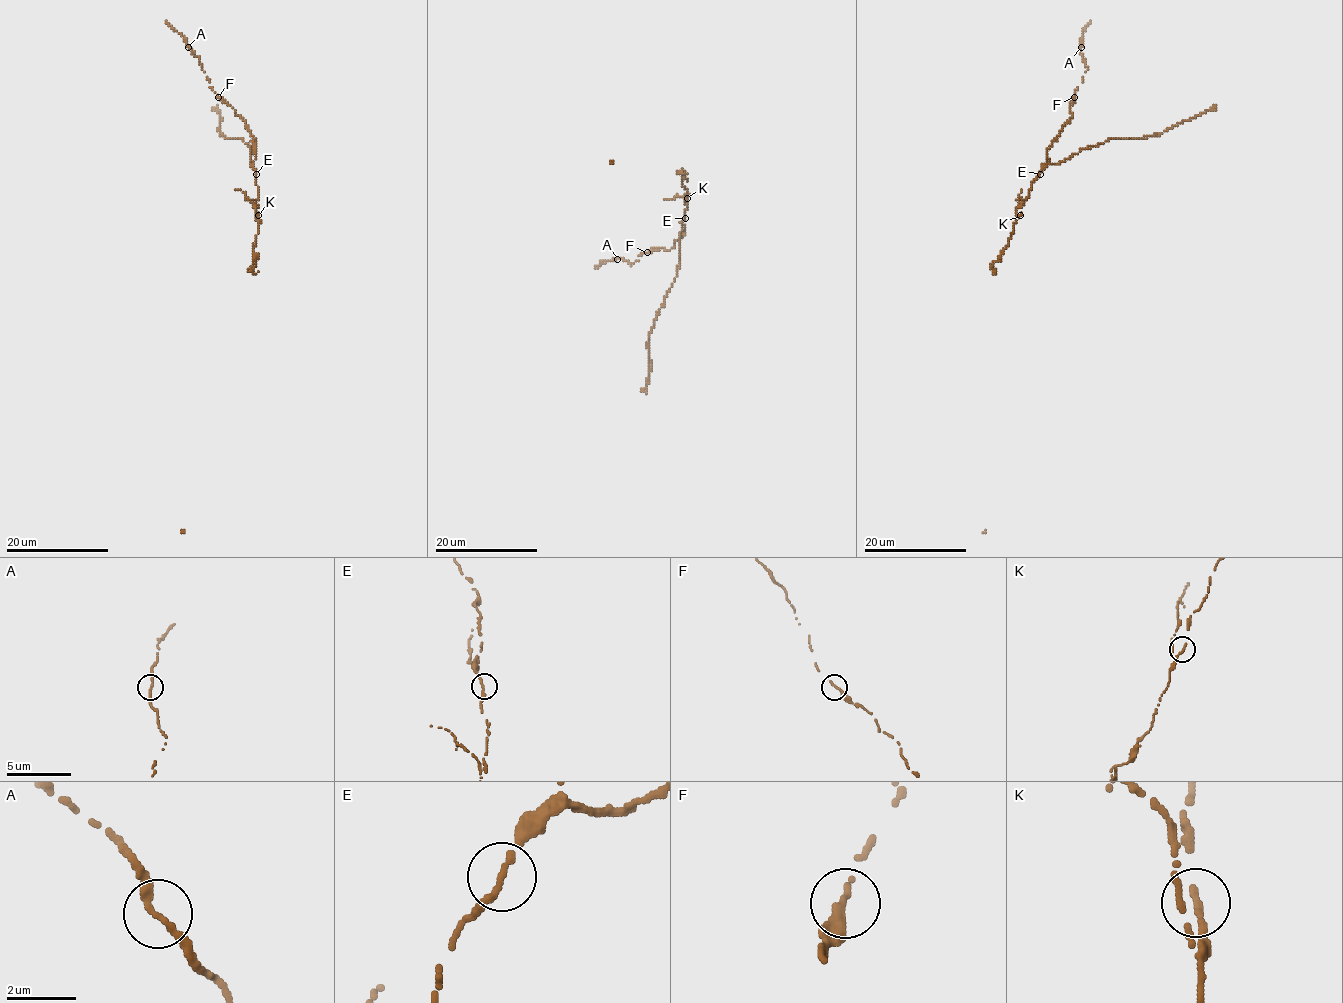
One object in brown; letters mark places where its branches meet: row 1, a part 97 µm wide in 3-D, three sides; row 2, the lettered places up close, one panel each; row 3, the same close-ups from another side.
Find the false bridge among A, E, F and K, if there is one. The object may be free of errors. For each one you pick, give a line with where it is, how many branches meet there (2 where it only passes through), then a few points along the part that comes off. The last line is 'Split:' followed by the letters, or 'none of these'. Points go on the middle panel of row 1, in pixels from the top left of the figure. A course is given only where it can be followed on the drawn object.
Split: none of these

